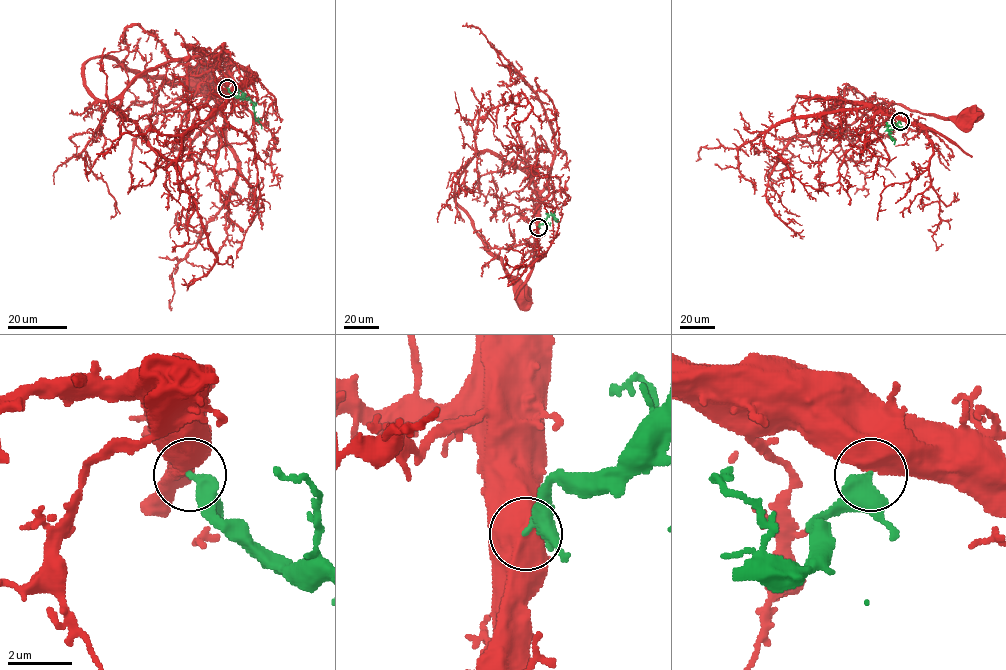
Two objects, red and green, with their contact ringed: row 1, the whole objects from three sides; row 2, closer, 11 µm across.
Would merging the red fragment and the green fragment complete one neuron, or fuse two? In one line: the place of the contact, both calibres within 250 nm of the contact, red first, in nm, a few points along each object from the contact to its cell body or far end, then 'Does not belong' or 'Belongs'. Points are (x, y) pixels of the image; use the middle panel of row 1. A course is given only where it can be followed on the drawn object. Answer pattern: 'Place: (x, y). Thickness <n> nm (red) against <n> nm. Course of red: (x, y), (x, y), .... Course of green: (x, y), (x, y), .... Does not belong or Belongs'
Place: (538, 227). Thickness 750 nm (red) against 440 nm. Course of red: (538, 227), (538, 197), (532, 179), (488, 151), (477, 153), (455, 185), (455, 203), (523, 293). Course of green: (538, 227), (551, 215), (558, 221). Belongs

